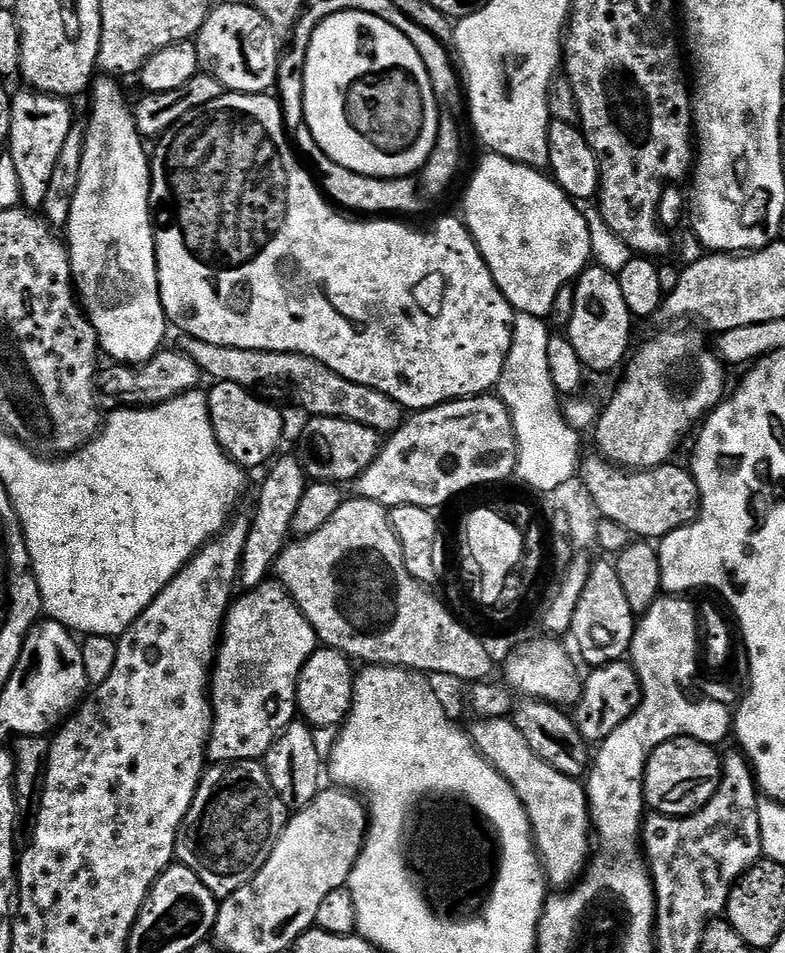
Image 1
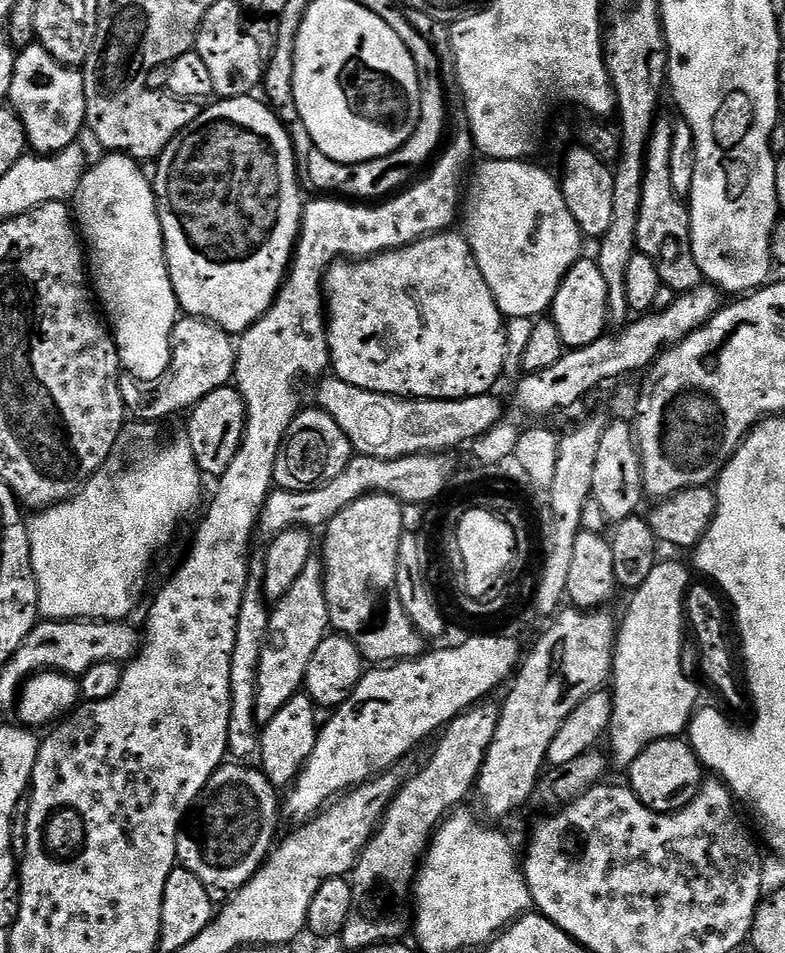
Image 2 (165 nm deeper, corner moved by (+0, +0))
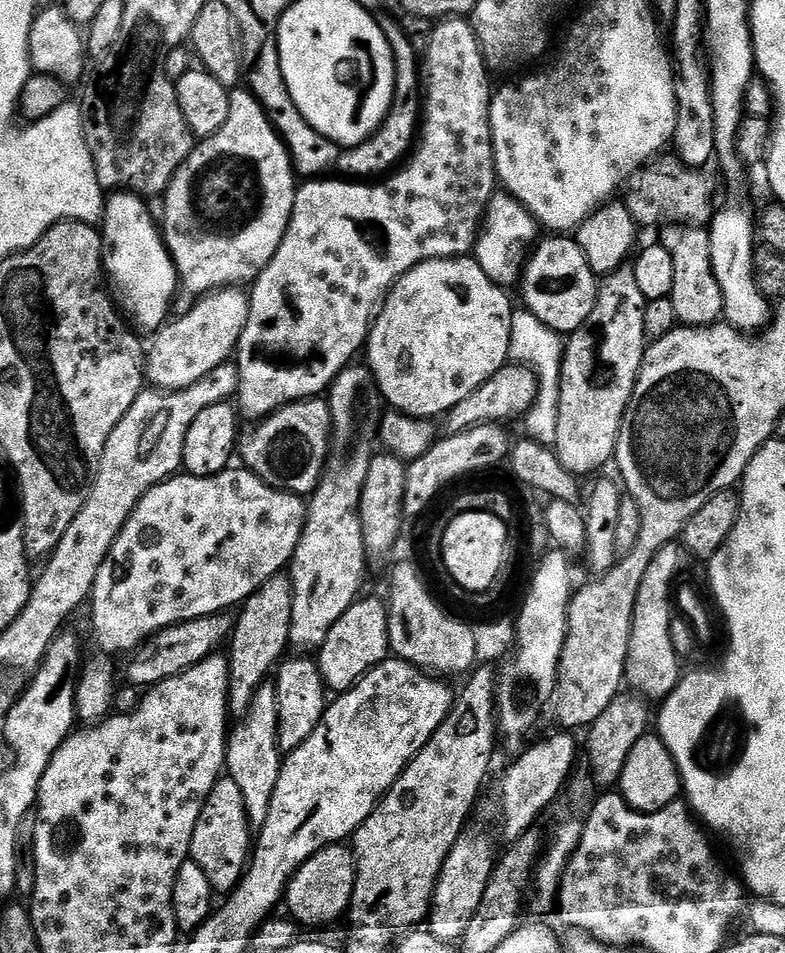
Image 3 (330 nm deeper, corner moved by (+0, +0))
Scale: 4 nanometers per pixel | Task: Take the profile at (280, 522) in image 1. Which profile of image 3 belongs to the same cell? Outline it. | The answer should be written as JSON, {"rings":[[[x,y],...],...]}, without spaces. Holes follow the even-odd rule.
{"rings":[[[264,682],[252,695],[248,709],[239,717],[240,725],[229,731],[226,736],[226,776],[238,782],[238,790],[242,790],[244,808],[253,825],[264,823],[270,808],[270,798],[274,794],[274,786],[280,773],[282,753],[276,734],[278,732],[278,702],[276,686],[272,682]]]}

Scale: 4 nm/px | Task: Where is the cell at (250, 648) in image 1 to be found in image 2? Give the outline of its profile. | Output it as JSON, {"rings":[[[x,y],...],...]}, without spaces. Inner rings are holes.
{"rings":[[[319,559],[306,562],[306,570],[302,570],[302,578],[294,582],[294,586],[280,600],[275,601],[271,609],[272,617],[268,627],[266,646],[262,650],[262,658],[258,666],[256,679],[256,722],[263,726],[290,702],[290,698],[304,688],[306,666],[310,666],[310,658],[314,658],[314,650],[329,635],[328,599],[324,589],[324,566]]]}

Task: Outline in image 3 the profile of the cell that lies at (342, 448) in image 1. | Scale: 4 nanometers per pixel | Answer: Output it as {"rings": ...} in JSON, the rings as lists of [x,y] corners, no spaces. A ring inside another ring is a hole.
{"rings":[[[309,398],[287,404],[267,417],[260,426],[244,448],[243,463],[248,471],[270,487],[280,488],[284,492],[295,492],[303,497],[315,492],[320,485],[324,463],[328,461],[332,439],[332,415],[327,399]]]}

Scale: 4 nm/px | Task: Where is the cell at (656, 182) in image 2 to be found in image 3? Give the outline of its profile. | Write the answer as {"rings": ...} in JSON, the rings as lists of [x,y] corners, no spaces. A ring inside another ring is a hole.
{"rings":[[[672,222],[667,225],[658,242],[670,254],[674,262],[674,286],[671,299],[677,321],[684,326],[715,324],[724,315],[724,299],[722,286],[718,286],[718,278],[712,265],[712,247],[710,232],[704,226],[689,226],[684,222]]]}

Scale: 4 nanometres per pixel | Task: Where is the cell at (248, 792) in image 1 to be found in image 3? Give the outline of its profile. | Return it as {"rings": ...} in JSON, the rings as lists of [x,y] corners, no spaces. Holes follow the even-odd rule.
{"rings":[[[227,778],[217,780],[210,790],[206,802],[200,811],[198,822],[192,834],[191,860],[202,866],[202,874],[210,878],[213,893],[227,894],[235,888],[244,874],[250,859],[250,821],[244,808],[242,790],[238,790],[238,782]]]}

